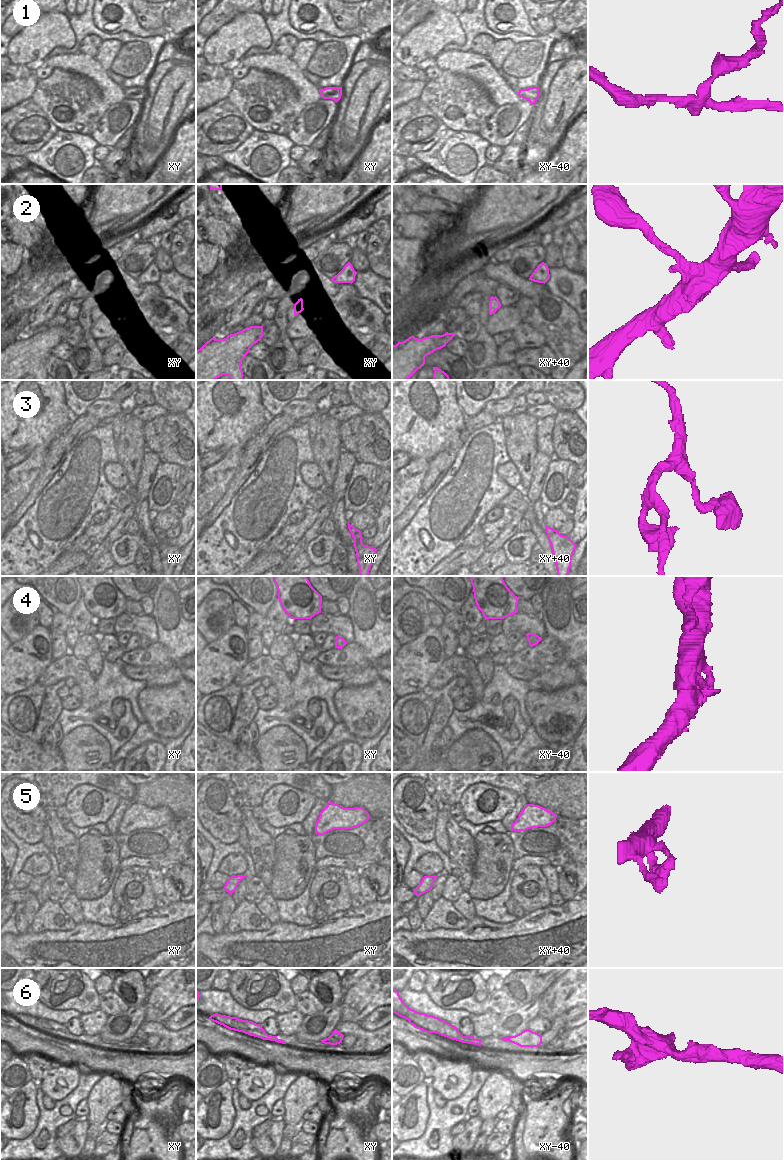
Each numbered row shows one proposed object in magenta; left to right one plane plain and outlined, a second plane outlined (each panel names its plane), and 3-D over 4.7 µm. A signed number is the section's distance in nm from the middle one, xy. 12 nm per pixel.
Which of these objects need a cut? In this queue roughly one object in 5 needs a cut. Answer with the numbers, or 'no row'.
1, 6

